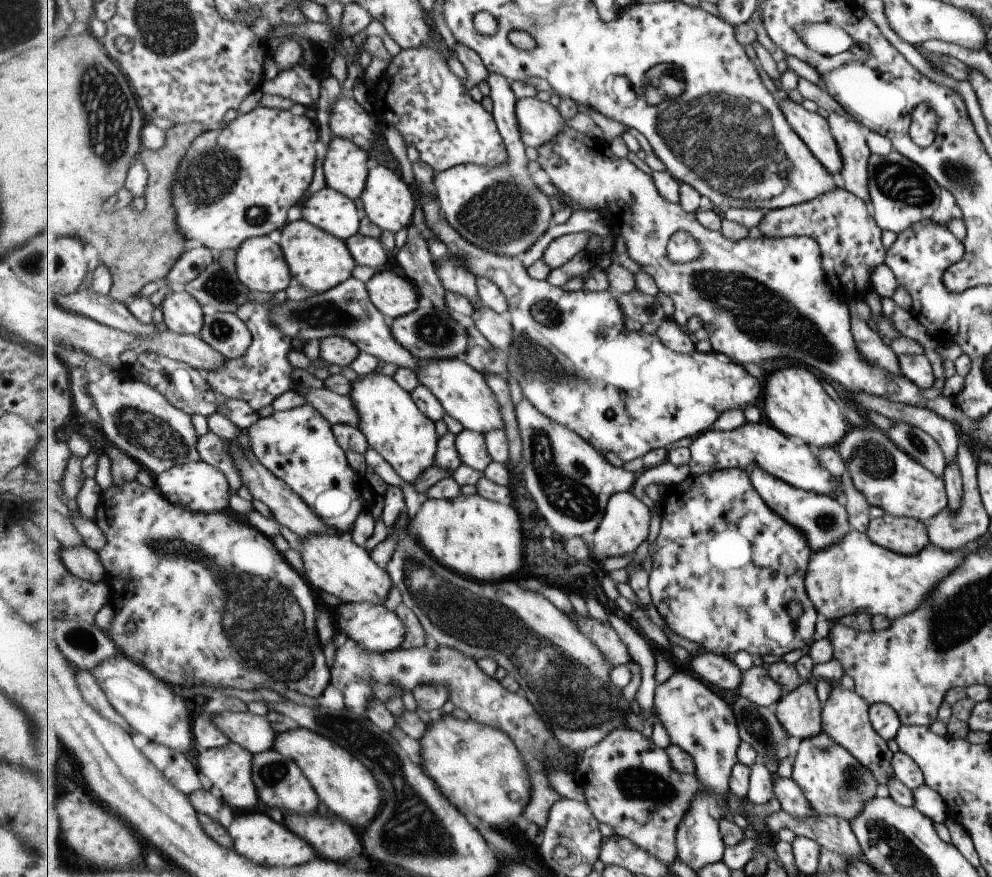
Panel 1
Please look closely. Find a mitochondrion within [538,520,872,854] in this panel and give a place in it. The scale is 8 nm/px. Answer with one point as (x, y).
(634, 785)

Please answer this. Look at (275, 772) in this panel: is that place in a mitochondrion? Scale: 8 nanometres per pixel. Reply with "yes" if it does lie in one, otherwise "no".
yes

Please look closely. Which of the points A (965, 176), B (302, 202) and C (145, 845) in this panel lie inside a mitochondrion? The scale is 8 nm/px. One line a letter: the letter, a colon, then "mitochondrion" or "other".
A: mitochondrion
B: other
C: other

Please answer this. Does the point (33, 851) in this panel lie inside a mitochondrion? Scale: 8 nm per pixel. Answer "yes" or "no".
no

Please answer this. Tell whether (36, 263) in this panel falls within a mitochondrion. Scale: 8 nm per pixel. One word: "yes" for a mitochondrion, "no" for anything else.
yes

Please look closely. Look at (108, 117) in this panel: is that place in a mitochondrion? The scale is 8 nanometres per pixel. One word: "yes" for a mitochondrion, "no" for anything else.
yes

